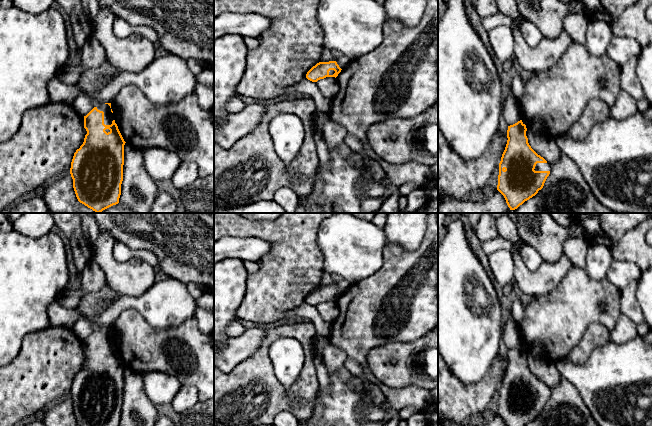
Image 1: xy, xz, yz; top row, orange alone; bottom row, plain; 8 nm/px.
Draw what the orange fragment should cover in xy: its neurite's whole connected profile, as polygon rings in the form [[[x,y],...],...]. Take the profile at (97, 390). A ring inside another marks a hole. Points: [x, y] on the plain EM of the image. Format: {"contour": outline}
{"contour": [[[96,327],[95,331],[84,340],[84,352],[87,355],[84,366],[74,377],[70,398],[73,412],[79,426],[119,426],[123,405],[125,365],[113,343],[111,327]]]}

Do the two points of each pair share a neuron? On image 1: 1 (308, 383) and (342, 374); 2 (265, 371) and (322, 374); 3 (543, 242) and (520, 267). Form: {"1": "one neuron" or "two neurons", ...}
{"1": "two neurons", "2": "two neurons", "3": "two neurons"}

